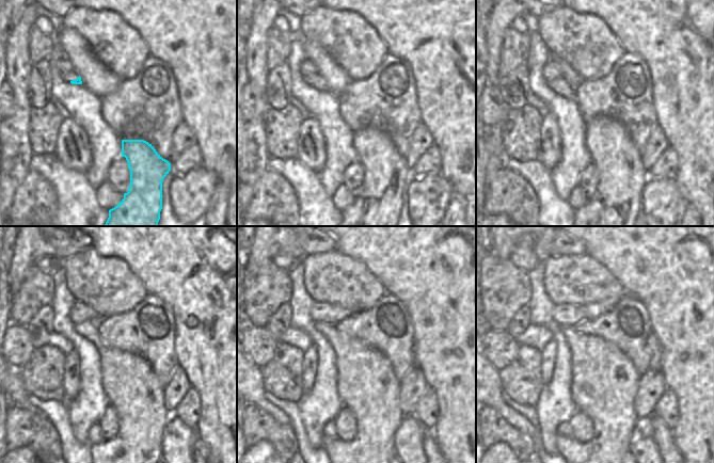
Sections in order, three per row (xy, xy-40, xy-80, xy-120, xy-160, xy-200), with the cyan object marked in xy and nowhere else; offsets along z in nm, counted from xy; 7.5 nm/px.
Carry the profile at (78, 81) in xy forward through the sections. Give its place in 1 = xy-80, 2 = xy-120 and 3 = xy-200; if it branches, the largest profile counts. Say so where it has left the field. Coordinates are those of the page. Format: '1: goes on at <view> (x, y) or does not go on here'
1: goes on at xy-80 (559, 85)
2: goes on at xy-120 (133, 390)
3: goes on at xy-200 (604, 384)

